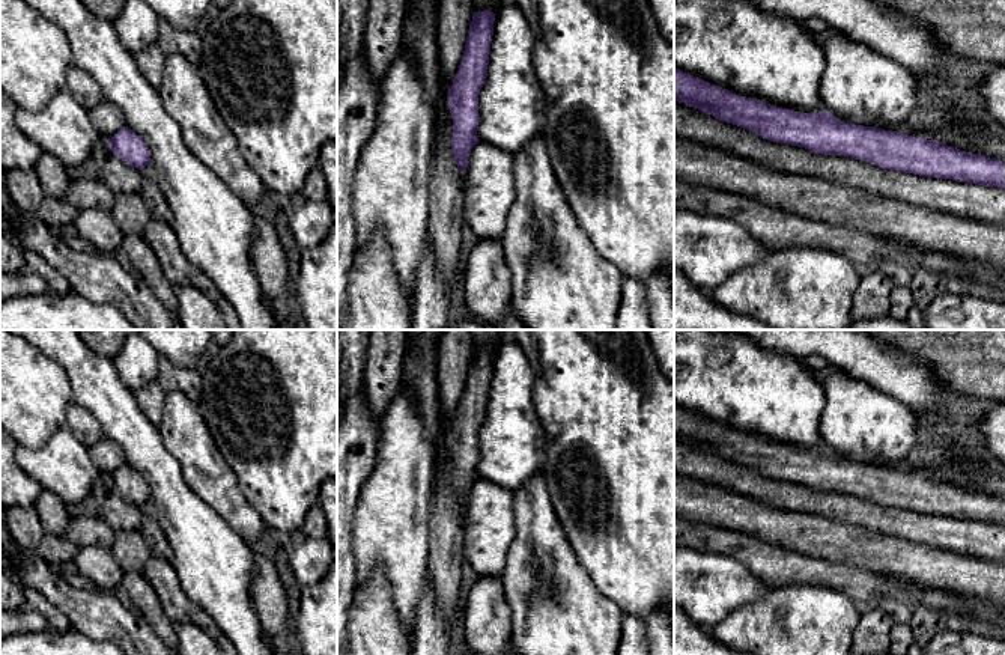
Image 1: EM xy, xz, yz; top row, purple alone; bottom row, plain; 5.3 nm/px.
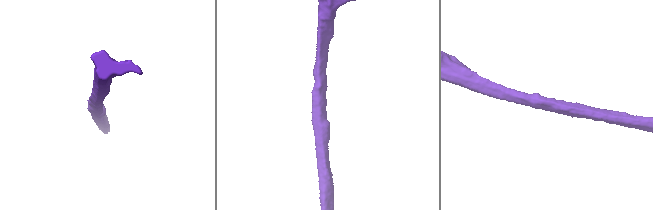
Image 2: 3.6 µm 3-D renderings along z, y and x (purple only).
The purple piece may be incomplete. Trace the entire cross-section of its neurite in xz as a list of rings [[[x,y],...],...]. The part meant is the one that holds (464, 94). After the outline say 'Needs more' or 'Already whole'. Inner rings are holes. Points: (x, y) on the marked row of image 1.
[[[474,12],[463,57],[448,89],[447,99],[453,119],[451,149],[462,175],[466,172],[472,148],[480,142],[478,95],[487,75],[493,23],[493,12]]]. Already whole

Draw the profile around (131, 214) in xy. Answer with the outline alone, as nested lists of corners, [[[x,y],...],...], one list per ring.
[[[138,193],[114,196],[111,215],[123,235],[143,235],[150,221],[150,212]]]

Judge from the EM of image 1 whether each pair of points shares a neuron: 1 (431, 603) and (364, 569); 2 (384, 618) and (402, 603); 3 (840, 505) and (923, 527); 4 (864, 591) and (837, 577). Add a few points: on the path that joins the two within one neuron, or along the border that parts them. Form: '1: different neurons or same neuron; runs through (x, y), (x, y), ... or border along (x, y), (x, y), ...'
1: different neurons; border along (428, 574), (417, 603), (412, 631)
2: different neurons; border along (385, 574), (393, 609), (402, 630), (411, 639)
3: same neuron; runs through (861, 512), (901, 523)
4: same neuron; runs through (858, 584), (843, 577)

